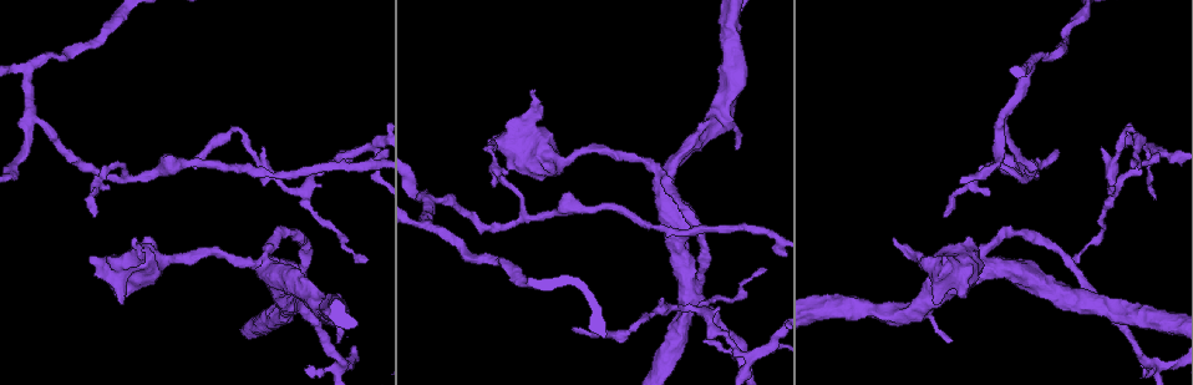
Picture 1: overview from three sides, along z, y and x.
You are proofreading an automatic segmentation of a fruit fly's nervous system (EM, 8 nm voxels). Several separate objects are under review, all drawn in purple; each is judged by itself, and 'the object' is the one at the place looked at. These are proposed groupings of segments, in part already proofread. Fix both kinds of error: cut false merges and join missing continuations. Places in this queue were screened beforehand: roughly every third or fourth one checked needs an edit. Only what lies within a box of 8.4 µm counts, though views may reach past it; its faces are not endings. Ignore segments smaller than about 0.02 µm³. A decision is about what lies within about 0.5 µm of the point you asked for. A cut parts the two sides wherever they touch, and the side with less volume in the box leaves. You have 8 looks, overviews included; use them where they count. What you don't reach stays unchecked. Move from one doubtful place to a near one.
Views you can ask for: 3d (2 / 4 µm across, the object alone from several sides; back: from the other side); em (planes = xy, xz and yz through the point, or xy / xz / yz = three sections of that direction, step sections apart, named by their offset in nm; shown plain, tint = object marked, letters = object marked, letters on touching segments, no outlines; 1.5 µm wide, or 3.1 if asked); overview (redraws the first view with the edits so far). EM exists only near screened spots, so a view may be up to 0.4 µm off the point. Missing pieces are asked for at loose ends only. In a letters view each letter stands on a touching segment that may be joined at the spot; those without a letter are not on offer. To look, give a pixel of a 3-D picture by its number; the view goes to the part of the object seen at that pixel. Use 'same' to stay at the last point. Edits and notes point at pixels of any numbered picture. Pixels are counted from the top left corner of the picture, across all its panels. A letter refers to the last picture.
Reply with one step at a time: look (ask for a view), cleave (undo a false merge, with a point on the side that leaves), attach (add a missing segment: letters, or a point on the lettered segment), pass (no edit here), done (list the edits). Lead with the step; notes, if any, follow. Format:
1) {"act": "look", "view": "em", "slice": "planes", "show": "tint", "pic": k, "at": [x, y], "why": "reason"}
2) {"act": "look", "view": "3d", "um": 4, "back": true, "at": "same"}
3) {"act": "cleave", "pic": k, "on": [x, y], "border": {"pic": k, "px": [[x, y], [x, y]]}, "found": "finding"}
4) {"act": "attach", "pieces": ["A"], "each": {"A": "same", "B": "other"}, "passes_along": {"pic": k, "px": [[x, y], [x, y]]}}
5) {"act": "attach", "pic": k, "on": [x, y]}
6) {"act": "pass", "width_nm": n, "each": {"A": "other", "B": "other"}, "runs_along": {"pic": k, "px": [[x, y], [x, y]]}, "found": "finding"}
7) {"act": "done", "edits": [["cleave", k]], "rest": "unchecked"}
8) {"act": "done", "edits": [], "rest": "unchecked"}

{"act": "look", "view": "em", "slice": "yz", "step": 4, "show": "plain", "pic": 1, "at": [533, 92], "why": "branch stops here"}

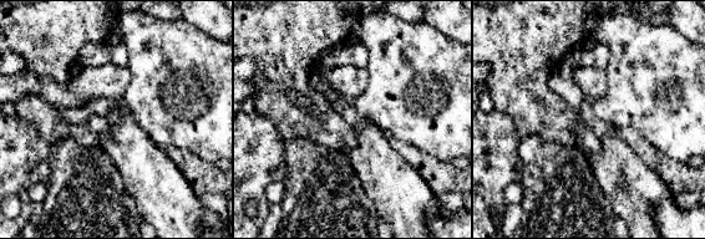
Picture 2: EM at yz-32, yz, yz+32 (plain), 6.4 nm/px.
{"act": "look", "view": "em", "slice": "yz", "step": 4, "show": "letters", "at": "same", "why": "see the neighbours"}

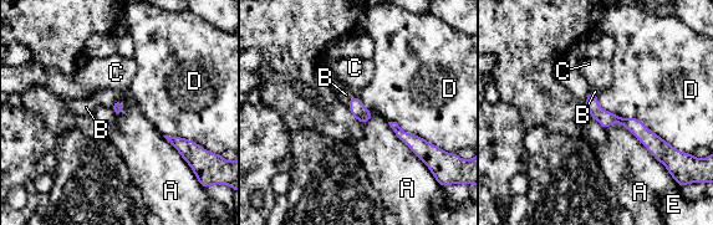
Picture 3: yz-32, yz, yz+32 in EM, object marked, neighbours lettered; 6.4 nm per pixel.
{"act": "pass", "each": {"A": "other", "B": "other", "C": "other", "D": "other", "E": "other"}, "found": "none of them fits"}

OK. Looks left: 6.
{"act": "look", "view": "3d", "um": 4, "pic": 1, "at": [264, 266], "why": "sudden change in width"}

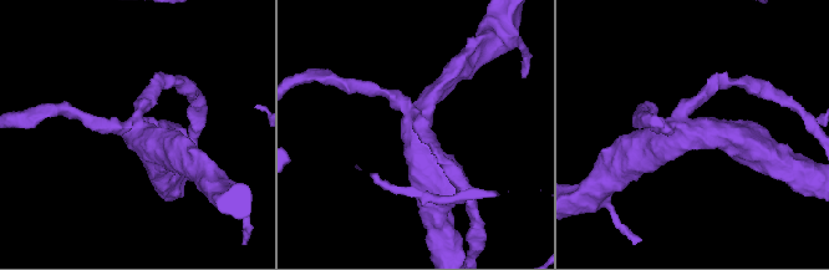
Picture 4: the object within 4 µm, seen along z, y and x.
{"act": "look", "view": "em", "slice": "xz", "step": 8, "show": "tint", "pic": 4, "at": [681, 131]}

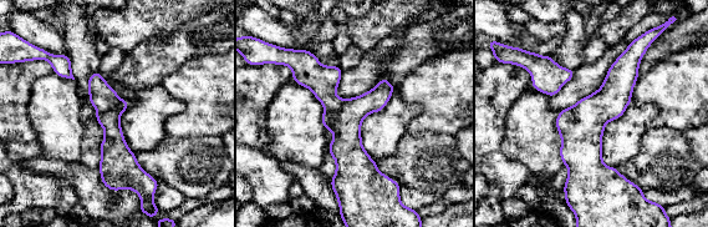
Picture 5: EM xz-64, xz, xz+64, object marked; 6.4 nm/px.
{"act": "look", "view": "em", "slice": "planes", "show": "letters", "at": "same"}

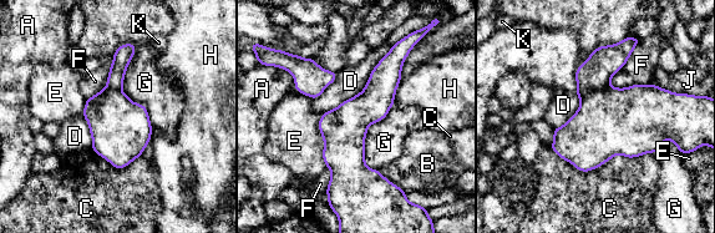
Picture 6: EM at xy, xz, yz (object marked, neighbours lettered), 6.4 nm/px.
{"act": "cleave", "pic": 6, "on": [604, 61], "each": {"A": "other", "B": "other", "C": "other", "D": "other", "E": "other", "F": "other", "G": "other", "H": "other", "J": "other", "K": "other"}, "arms": 4, "border": {"pic": 6, "px": [[608, 85], [591, 89], [581, 99]]}, "found": "two neurons meet here"}

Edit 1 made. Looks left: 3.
{"act": "done", "edits": [["cleave", 6]], "rest": "unchecked"}

